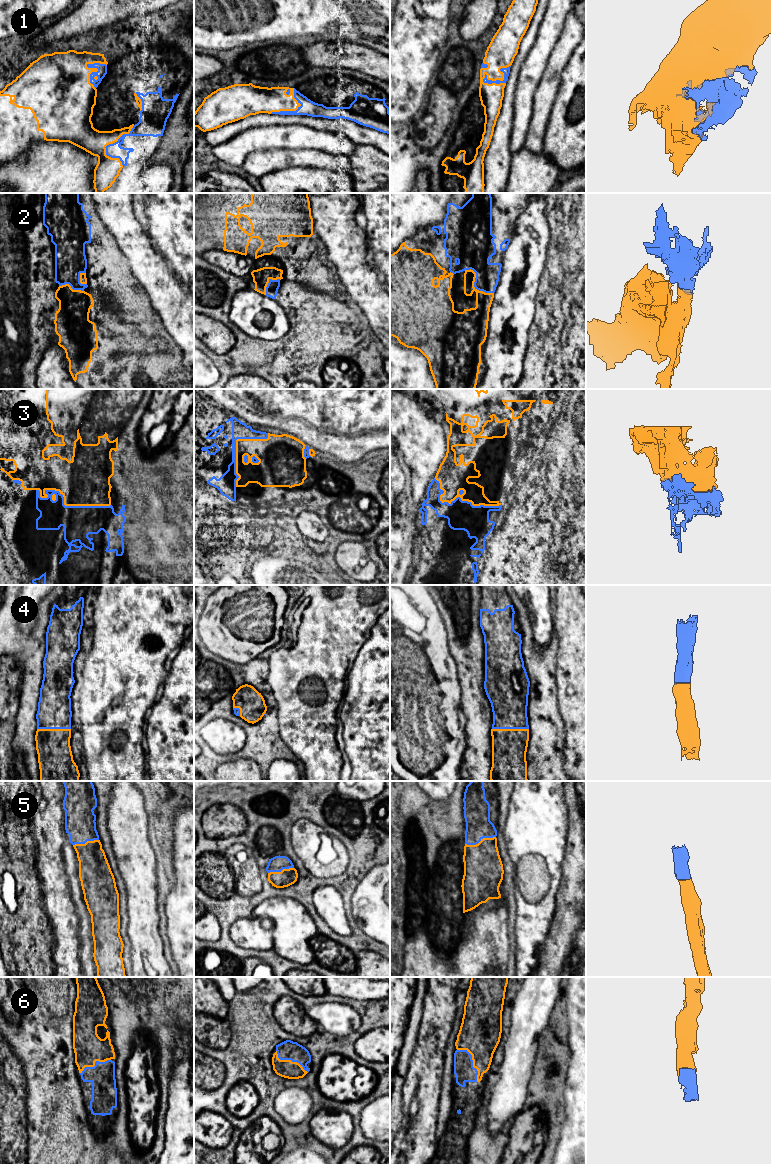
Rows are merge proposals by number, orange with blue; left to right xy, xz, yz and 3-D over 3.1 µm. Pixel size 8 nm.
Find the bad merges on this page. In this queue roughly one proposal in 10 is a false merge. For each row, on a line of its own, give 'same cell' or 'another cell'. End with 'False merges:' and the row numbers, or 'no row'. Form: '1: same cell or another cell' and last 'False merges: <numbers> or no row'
1: same cell
2: same cell
3: same cell
4: same cell
5: same cell
6: same cell
False merges: no row

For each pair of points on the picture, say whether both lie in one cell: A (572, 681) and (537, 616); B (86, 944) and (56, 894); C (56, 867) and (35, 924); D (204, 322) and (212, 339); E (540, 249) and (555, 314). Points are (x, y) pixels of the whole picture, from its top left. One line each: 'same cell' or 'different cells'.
A: different cells
B: different cells
C: different cells
D: same cell
E: different cells

